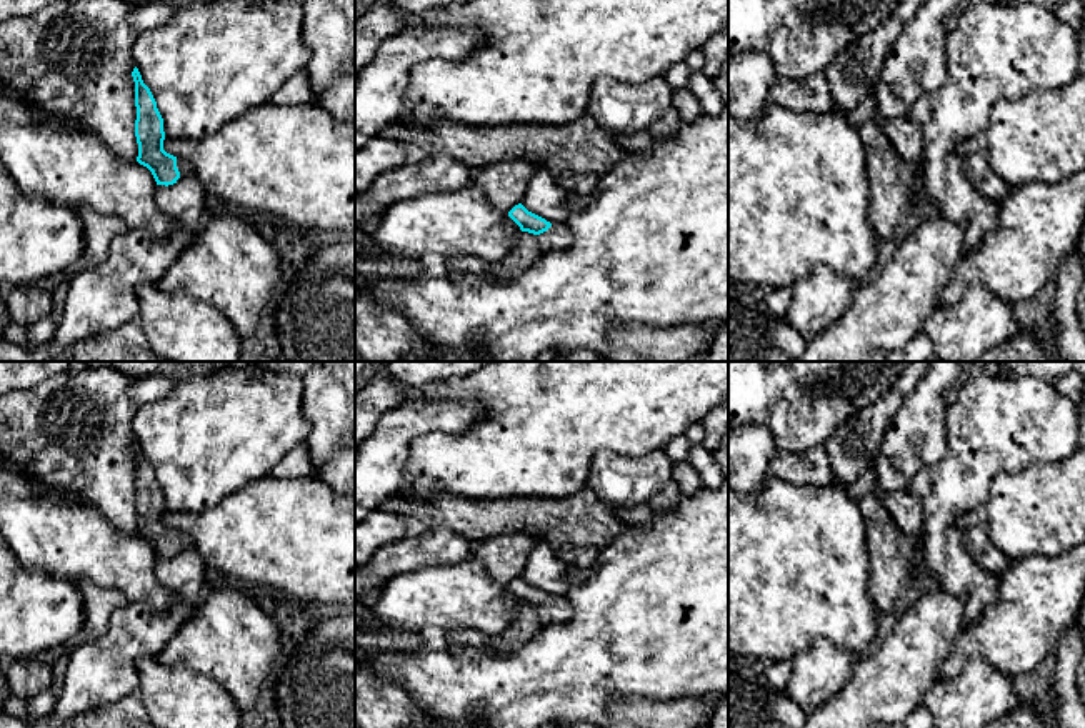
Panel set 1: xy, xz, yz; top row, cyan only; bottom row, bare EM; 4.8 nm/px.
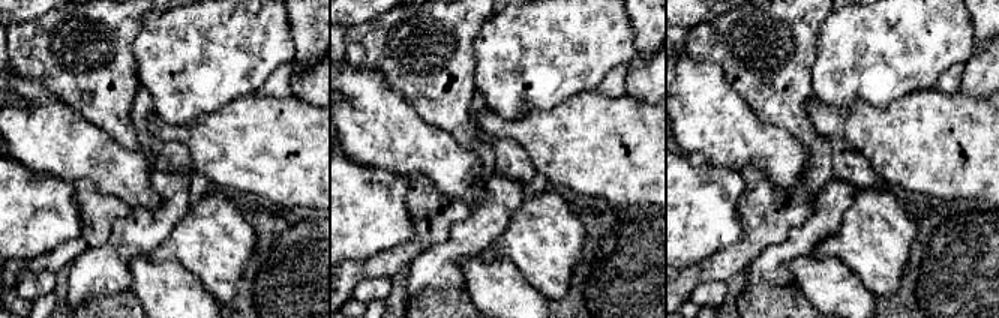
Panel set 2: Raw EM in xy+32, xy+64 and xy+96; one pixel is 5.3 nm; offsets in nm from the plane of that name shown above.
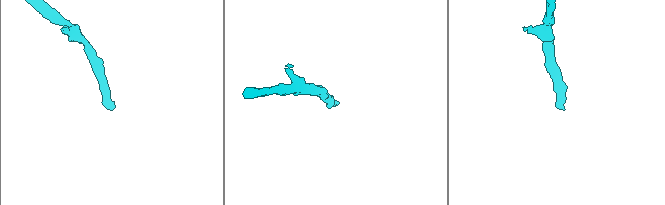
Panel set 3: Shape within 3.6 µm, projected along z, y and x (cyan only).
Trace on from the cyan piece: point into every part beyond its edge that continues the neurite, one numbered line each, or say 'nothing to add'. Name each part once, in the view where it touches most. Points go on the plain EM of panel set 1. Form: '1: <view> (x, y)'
1: xy (184, 538)

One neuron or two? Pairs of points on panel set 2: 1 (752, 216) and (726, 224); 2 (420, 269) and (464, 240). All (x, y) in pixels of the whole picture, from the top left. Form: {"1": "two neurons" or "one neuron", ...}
{"1": "two neurons", "2": "one neuron"}

